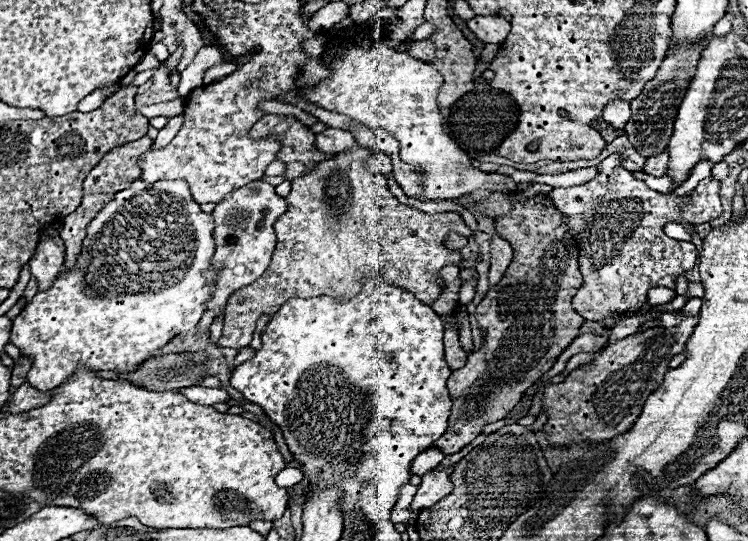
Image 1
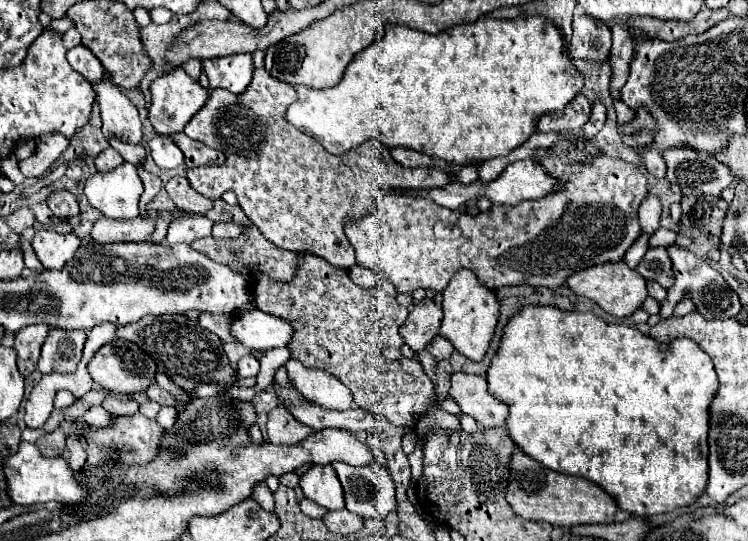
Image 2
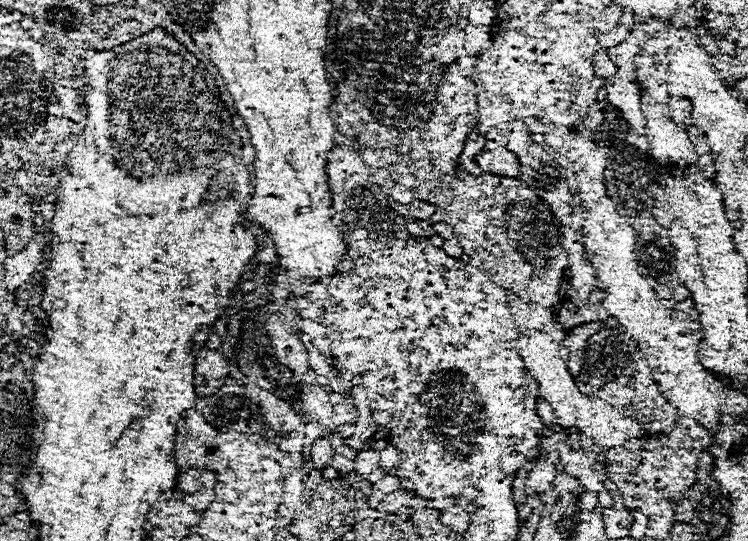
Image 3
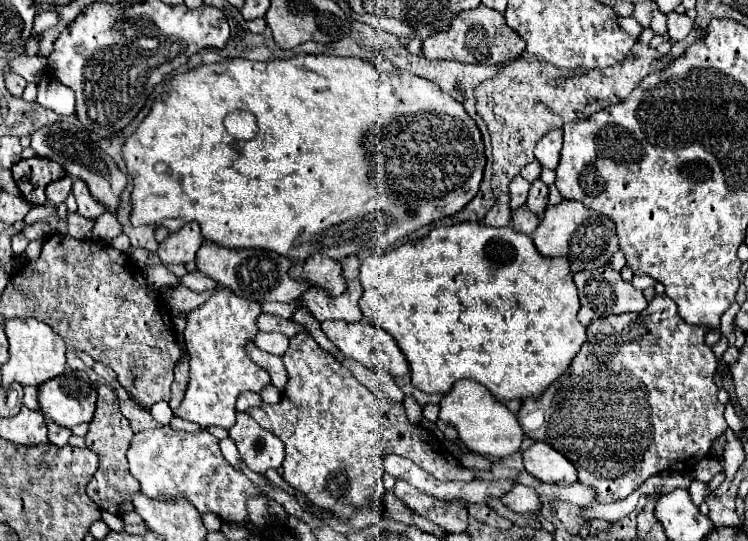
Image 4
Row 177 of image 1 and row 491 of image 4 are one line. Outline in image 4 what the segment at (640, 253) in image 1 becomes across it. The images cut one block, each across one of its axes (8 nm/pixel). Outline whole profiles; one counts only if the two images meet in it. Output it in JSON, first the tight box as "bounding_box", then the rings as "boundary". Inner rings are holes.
{"bounding_box":[518,296,728,504],"boundary":[[[656,296],[652,302],[648,302],[648,308],[640,314],[612,314],[606,318],[594,318],[588,326],[588,338],[582,344],[580,352],[574,356],[570,368],[538,398],[526,398],[522,402],[518,416],[518,422],[524,430],[526,436],[530,436],[532,440],[540,440],[550,444],[552,448],[556,448],[560,454],[564,454],[578,470],[578,482],[592,486],[596,490],[596,500],[600,504],[608,504],[608,502],[616,502],[626,498],[628,494],[632,494],[644,480],[648,480],[650,476],[664,472],[664,470],[676,470],[676,472],[686,472],[690,474],[694,470],[694,466],[708,456],[712,440],[718,438],[720,434],[726,432],[728,424],[724,420],[724,404],[718,404],[716,400],[716,384],[712,380],[712,374],[716,372],[716,356],[714,352],[704,344],[704,334],[708,332],[708,328],[696,328],[694,324],[684,324],[684,320],[680,320],[678,308],[676,304],[668,298],[668,296]]]}

